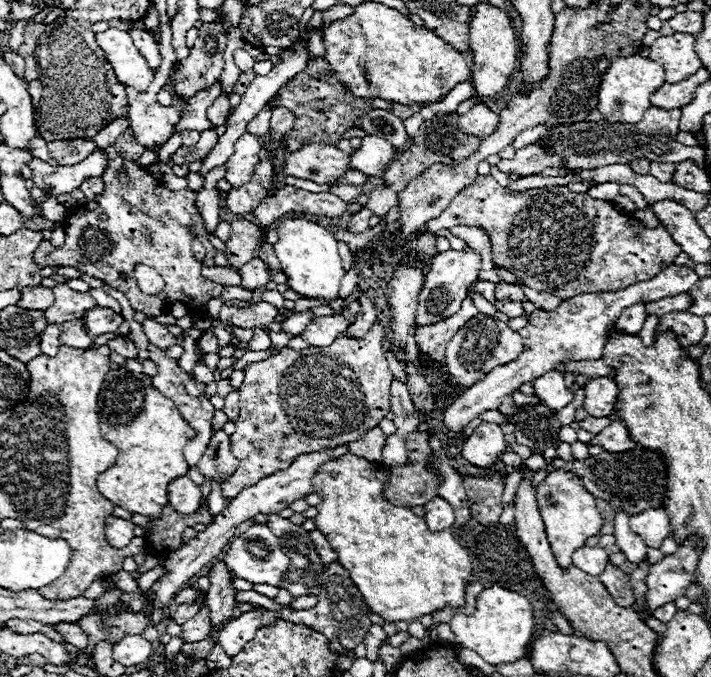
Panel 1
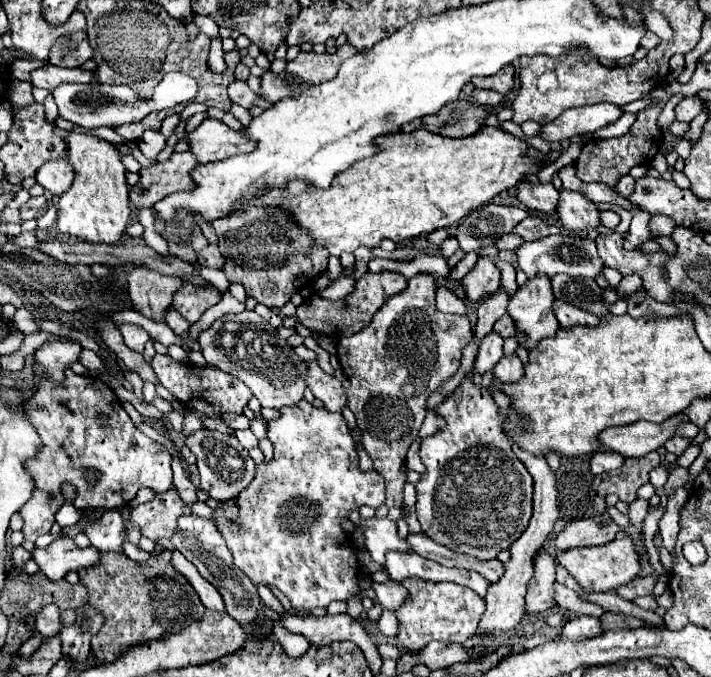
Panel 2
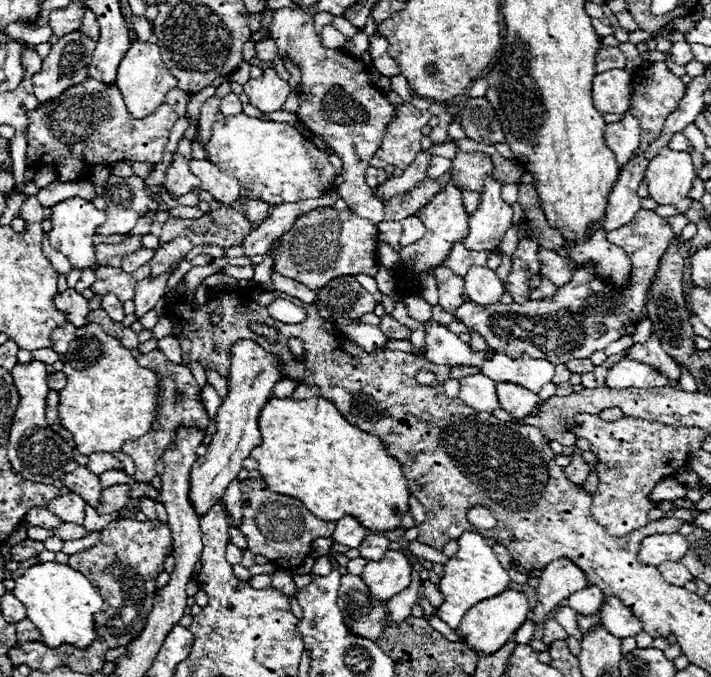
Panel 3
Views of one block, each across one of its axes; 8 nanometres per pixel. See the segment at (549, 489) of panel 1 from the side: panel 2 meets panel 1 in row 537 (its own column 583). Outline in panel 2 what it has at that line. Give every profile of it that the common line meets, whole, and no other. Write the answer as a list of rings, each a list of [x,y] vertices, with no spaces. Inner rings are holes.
[[[618,536],[616,540],[592,546],[592,548],[570,548],[556,554],[556,564],[562,566],[586,592],[608,592],[612,588],[618,588],[620,584],[628,584],[634,580],[640,572],[636,548],[630,538]]]

